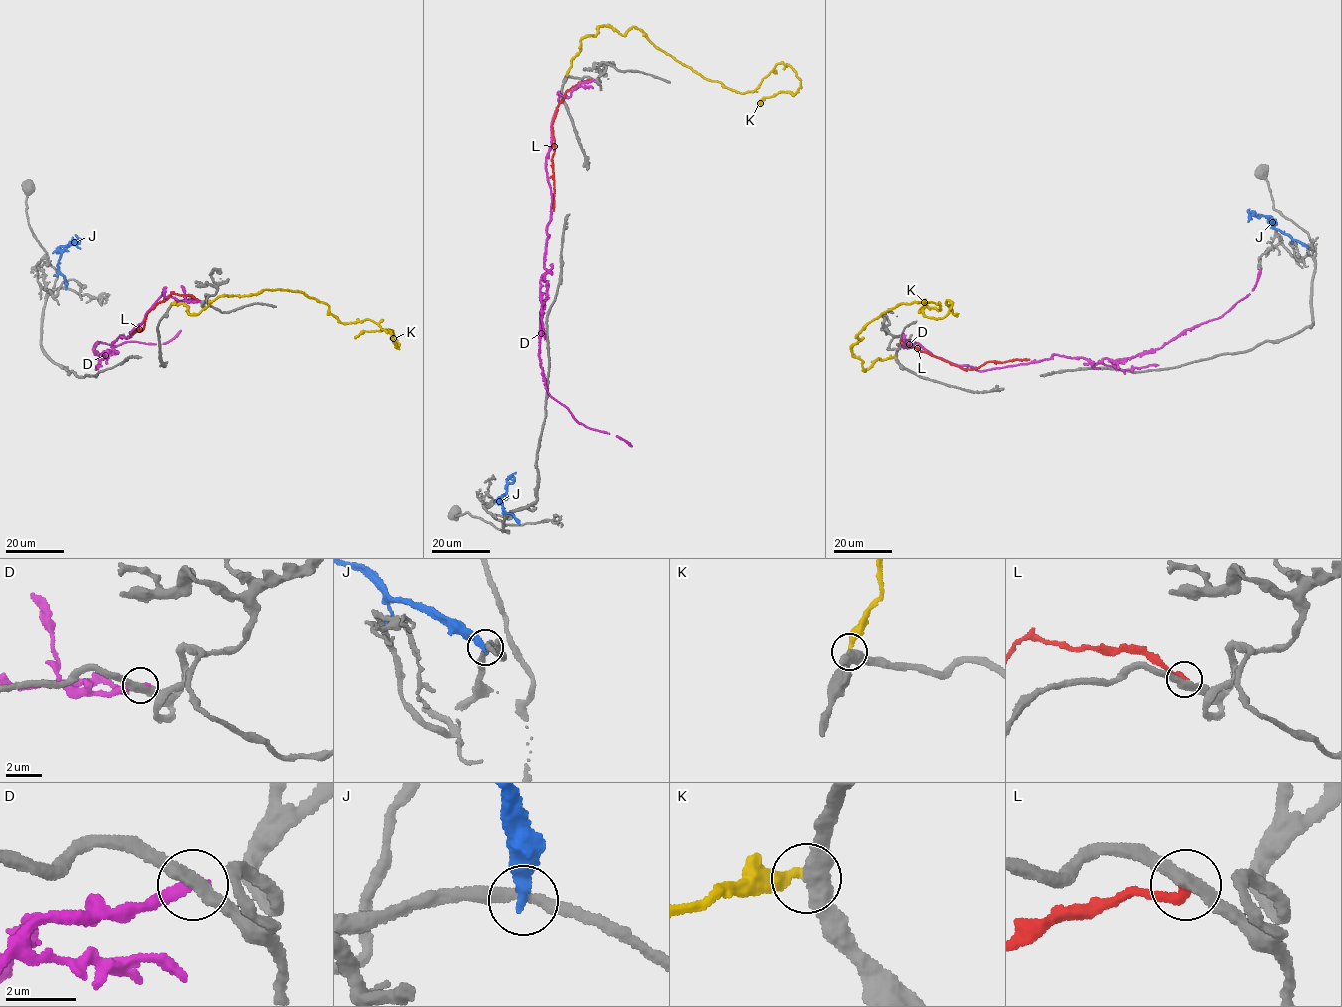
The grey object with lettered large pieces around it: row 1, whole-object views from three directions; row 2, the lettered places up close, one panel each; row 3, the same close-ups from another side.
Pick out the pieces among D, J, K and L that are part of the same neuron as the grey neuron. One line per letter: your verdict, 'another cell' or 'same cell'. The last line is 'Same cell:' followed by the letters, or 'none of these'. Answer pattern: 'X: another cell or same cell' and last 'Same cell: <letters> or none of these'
D: another cell
J: another cell
K: another cell
L: another cell
Same cell: none of these

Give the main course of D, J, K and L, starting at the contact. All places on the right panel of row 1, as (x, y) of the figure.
D: (902, 343), (979, 371), (1054, 355), (1092, 367), (1160, 348), (1220, 317), (1252, 290), (1260, 269)
J: (1308, 247), (1273, 229), (1266, 216), (1247, 211), (1249, 209)
K: (894, 357), (864, 370), (851, 348), (882, 312), (944, 317), (947, 300), (957, 316)
L: (901, 343), (964, 369), (974, 369), (990, 361), (1029, 359)

